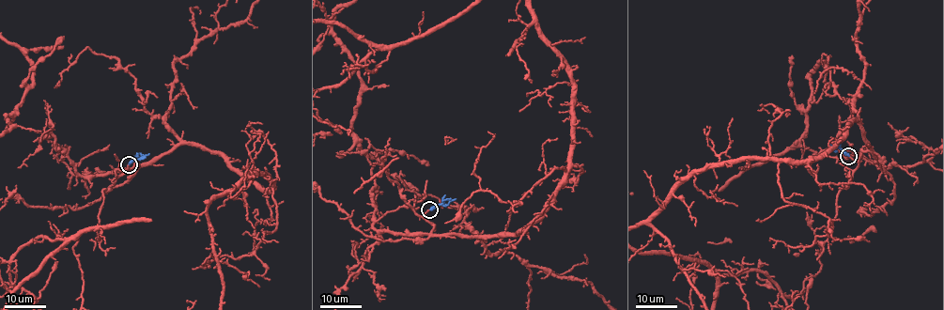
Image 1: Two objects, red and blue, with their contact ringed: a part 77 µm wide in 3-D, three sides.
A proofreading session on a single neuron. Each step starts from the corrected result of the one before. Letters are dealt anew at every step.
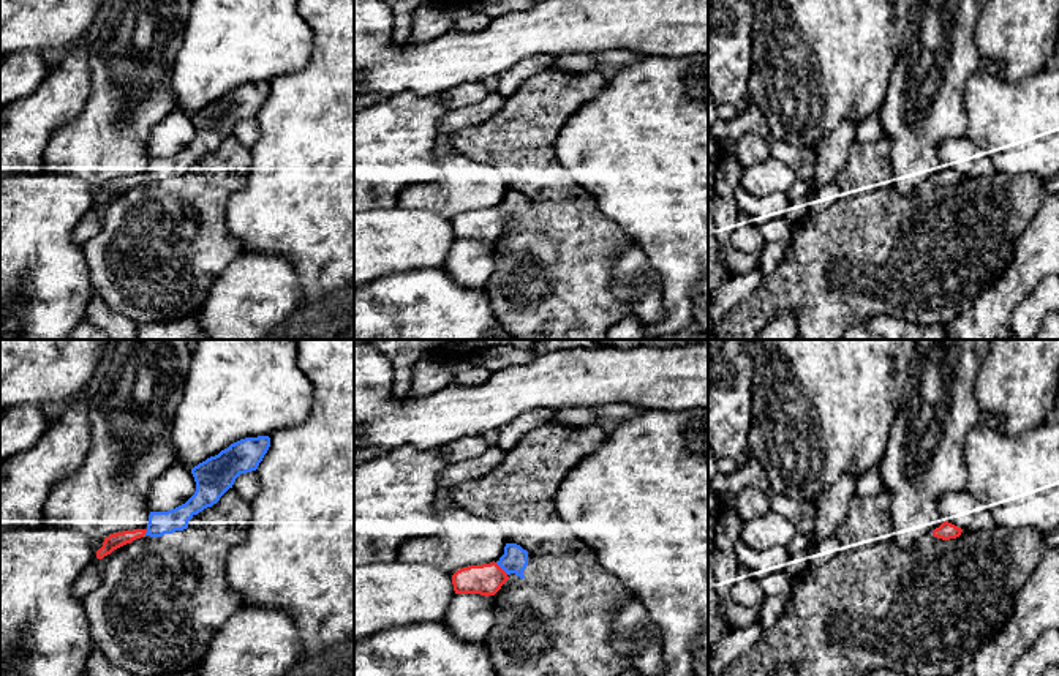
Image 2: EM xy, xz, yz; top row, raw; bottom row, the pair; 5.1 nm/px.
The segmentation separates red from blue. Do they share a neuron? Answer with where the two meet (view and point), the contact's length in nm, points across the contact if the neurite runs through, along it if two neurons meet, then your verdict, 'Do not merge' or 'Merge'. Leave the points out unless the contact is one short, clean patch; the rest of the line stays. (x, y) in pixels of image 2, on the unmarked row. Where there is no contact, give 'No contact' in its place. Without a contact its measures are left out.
Touches red at xz (500, 214). Shared border 90 nm. Path across: xz (487, 225), (500, 214), (514, 206). Merge

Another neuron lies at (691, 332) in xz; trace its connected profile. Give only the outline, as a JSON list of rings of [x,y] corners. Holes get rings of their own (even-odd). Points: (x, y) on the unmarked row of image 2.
[[[691,324],[680,332],[661,335],[656,340],[708,340],[708,332],[695,324]]]

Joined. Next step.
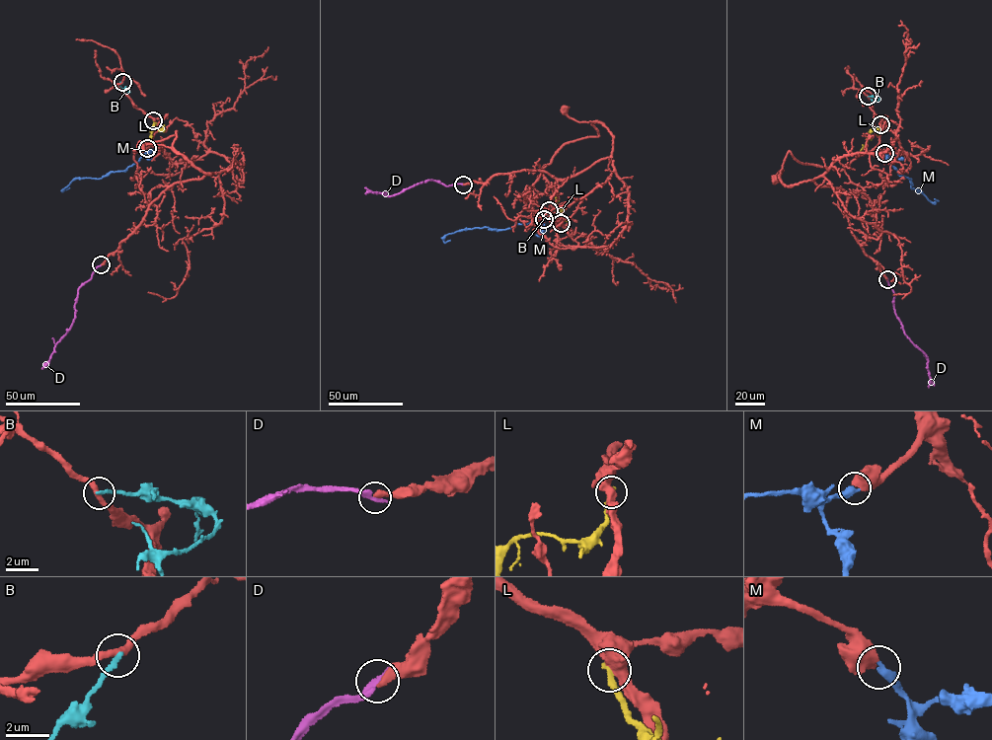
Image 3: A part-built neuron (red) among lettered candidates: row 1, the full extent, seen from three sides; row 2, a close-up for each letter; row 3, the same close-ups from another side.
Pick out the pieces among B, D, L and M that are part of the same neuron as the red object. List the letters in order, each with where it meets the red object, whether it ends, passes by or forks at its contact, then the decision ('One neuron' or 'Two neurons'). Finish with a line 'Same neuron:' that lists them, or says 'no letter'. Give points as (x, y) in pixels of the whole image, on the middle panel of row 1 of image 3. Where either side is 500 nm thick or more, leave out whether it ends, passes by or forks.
B: Touches red at (549, 210). It ends there. Two neurons
D: Touches red at (463, 184). It ends there. Two neurons
L: Touches red at (561, 223). It ends there. Two neurons
M: Touches red at (544, 219). One neuron
Same neuron: M

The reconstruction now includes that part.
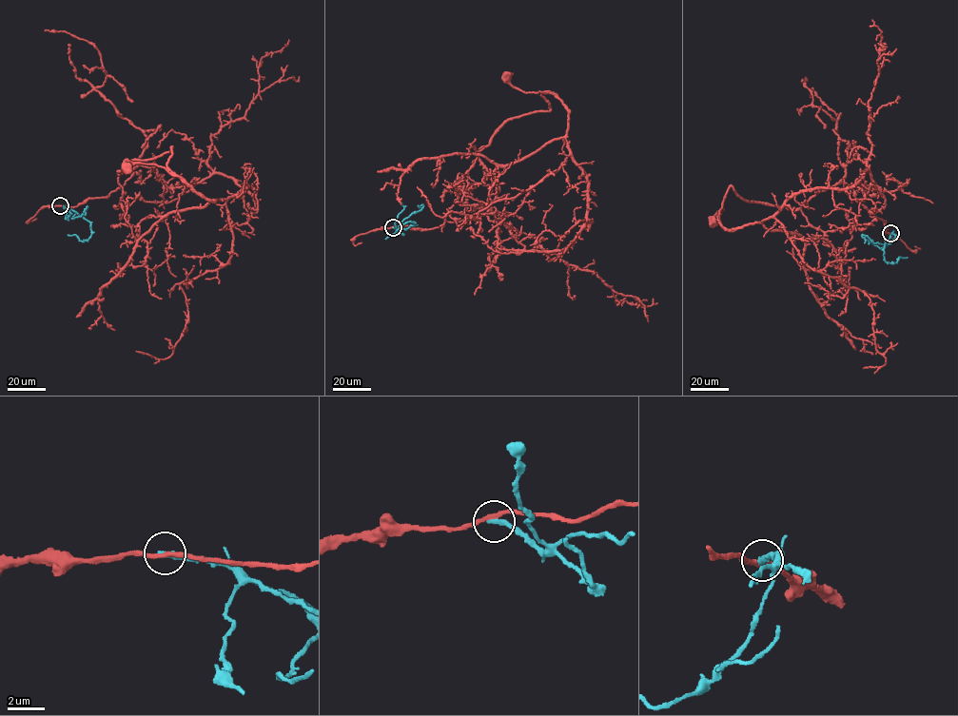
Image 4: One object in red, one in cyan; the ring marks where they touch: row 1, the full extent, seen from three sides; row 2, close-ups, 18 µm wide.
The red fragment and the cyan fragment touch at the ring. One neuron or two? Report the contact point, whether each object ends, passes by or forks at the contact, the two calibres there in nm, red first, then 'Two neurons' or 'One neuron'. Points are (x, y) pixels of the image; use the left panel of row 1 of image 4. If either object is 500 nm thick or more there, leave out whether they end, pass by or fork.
Place: (60, 205). At the ring red passes by. At the ring cyan ends. Thickness 220 nm (red) against 320 nm. Two neurons

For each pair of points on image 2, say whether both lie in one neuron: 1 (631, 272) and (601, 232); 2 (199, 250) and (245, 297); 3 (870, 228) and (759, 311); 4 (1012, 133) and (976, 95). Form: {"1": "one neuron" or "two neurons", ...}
{"1": "two neurons", "2": "two neurons", "3": "one neuron", "4": "one neuron"}

